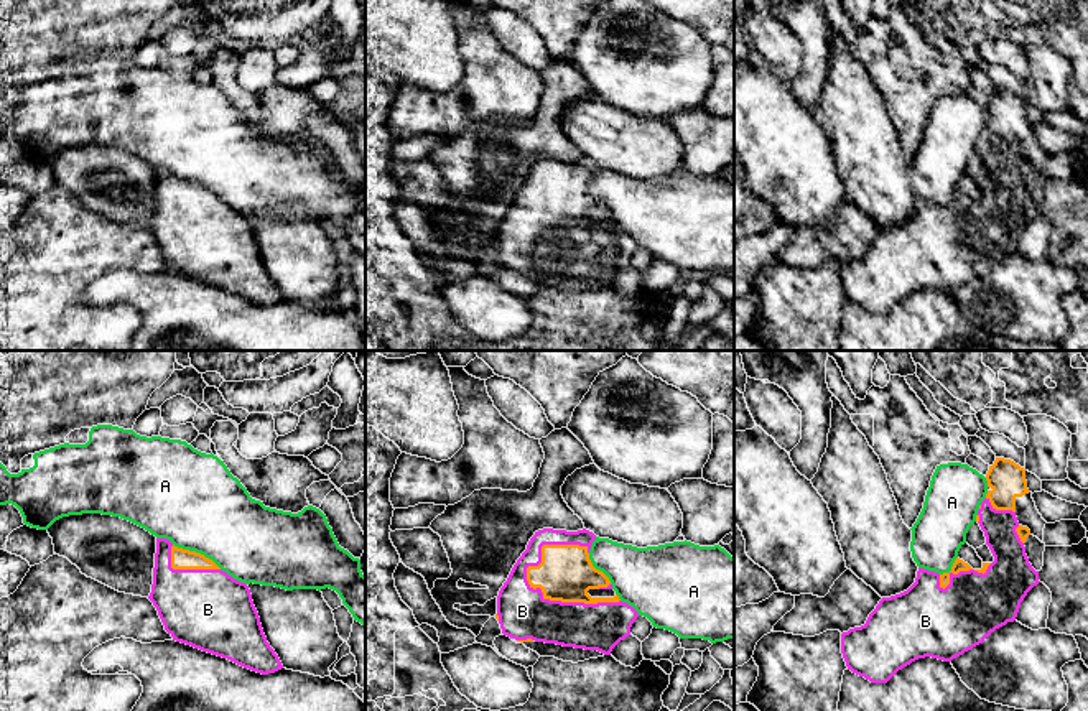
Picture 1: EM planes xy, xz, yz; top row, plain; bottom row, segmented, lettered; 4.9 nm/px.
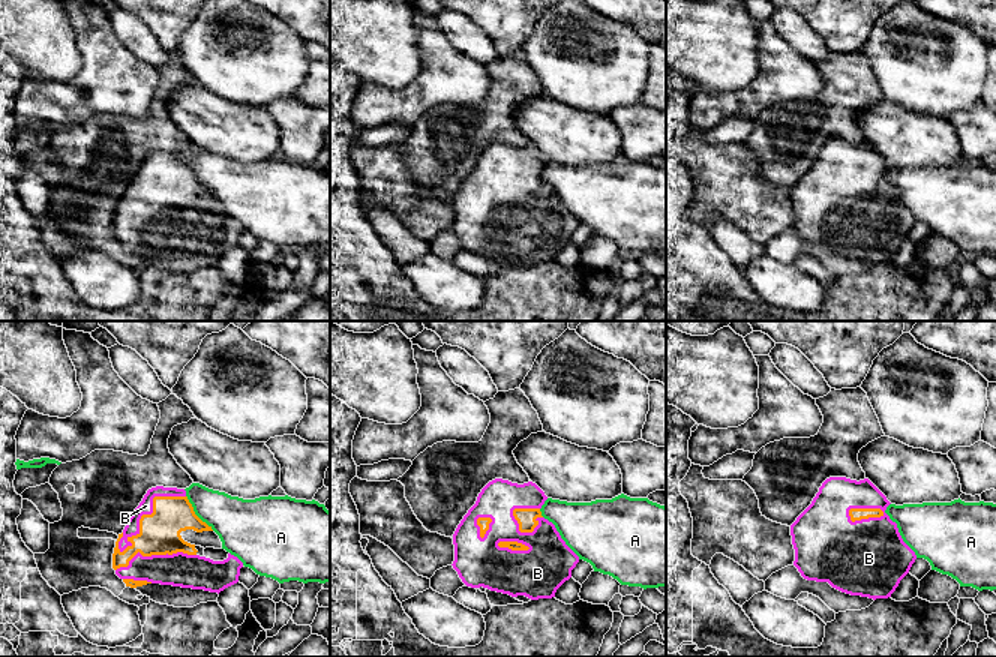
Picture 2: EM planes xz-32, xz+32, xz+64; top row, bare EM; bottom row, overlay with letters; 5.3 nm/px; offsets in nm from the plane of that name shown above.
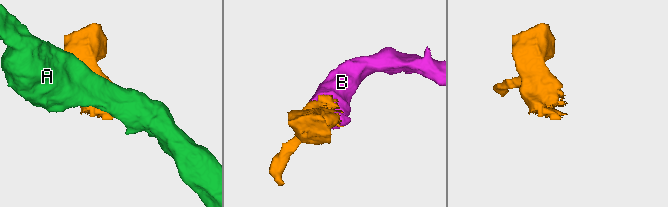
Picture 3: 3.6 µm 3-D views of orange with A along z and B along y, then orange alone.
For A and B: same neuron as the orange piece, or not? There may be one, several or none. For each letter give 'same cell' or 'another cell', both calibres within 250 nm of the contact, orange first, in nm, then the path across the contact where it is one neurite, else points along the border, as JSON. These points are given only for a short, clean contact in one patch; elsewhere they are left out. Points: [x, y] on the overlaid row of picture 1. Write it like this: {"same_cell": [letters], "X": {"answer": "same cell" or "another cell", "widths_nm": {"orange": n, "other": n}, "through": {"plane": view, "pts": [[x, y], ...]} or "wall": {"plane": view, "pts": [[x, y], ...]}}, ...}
{"same_cell": ["B"], "A": {"answer": "another cell", "widths_nm": {"orange": 100, "other": 440}}, "B": {"answer": "same cell", "widths_nm": {"orange": 260, "other": 240}}}

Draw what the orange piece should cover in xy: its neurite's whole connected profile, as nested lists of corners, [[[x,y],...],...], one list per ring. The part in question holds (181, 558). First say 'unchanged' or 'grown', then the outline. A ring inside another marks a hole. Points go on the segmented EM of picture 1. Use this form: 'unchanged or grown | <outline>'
grown | [[[156,538],[153,584],[148,599],[173,640],[262,675],[283,668],[267,642],[249,586],[229,576],[204,555],[178,548],[166,538]]]

